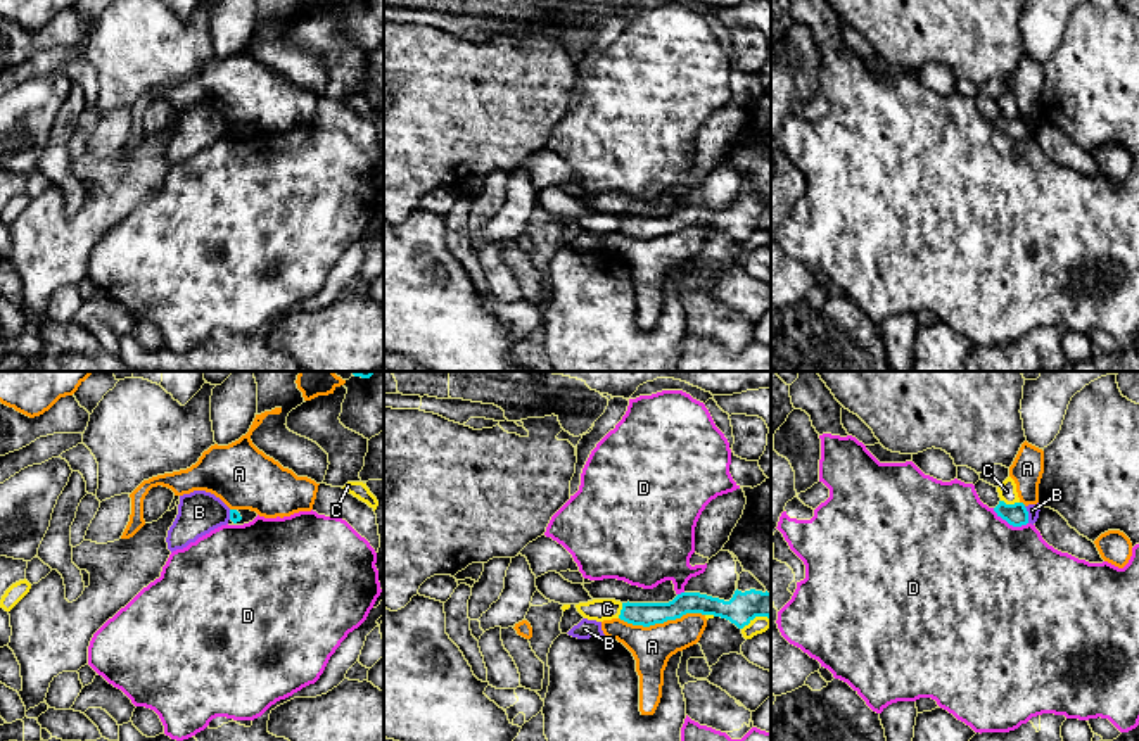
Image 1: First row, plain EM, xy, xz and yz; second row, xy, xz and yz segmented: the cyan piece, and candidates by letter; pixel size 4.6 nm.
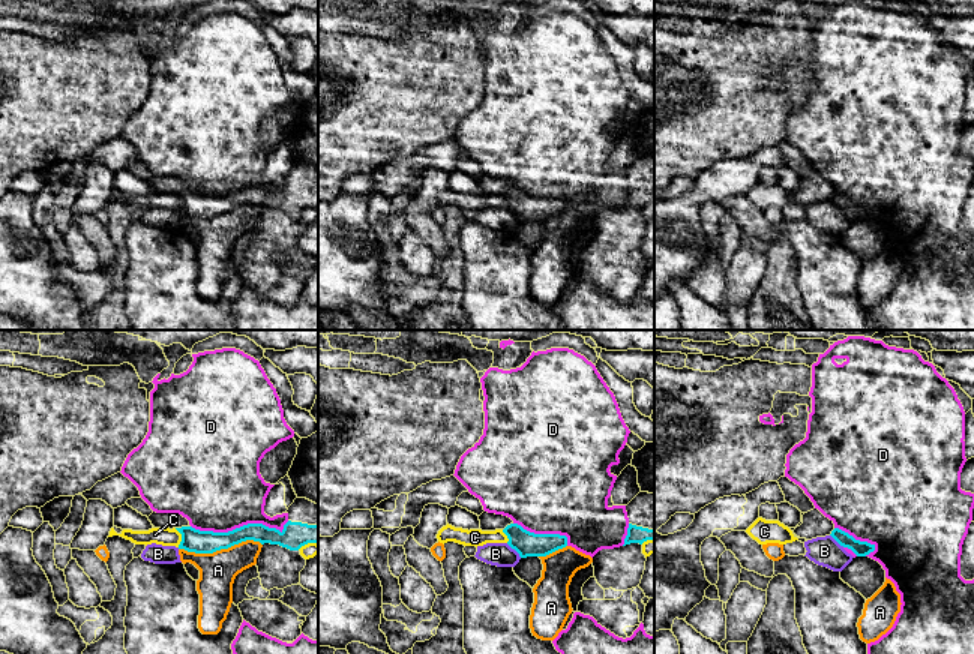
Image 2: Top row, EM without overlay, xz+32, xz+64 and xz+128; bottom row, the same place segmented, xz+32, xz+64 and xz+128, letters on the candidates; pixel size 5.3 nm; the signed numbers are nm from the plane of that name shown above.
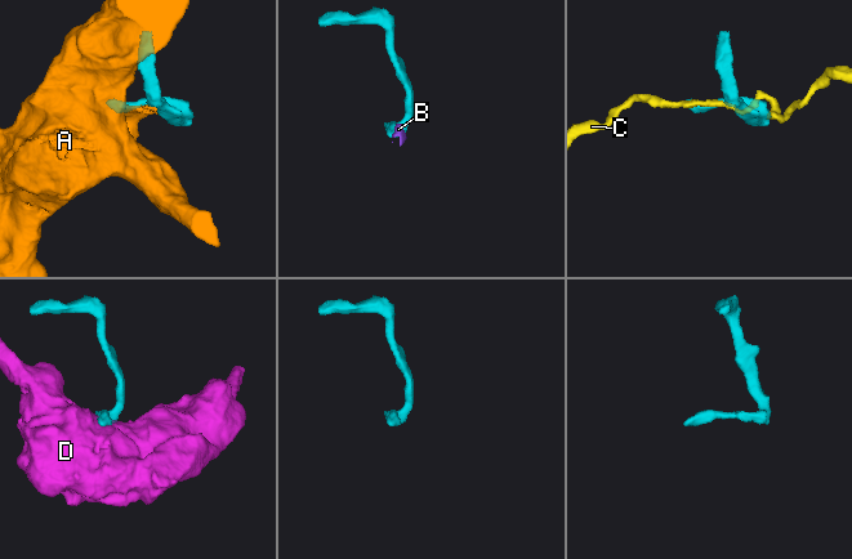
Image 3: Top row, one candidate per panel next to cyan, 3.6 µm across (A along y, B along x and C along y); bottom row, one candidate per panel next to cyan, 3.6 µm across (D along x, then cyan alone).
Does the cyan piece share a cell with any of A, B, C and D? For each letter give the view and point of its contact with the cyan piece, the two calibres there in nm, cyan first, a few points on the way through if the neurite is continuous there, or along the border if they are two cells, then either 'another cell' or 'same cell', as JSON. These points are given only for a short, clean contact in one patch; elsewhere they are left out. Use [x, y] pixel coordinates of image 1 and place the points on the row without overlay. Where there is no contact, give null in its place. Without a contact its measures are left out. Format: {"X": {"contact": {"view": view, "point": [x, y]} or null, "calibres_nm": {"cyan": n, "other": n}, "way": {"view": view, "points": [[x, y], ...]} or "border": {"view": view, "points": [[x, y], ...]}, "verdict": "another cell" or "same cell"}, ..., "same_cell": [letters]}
{"A": {"contact": {"view": "xz", "point": [661, 235]}, "calibres_nm": {"cyan": 110, "other": 190}, "verdict": "another cell"}, "B": {"contact": {"view": "yz", "point": [1027, 128]}, "calibres_nm": {"cyan": 110, "other": 50}, "border": {"view": "yz", "points": [[1024, 120], [1029, 135]]}, "verdict": "another cell"}, "C": {"contact": {"view": "yz", "point": [1010, 118]}, "calibres_nm": {"cyan": 110, "other": 80}, "verdict": "another cell"}, "D": {"contact": {"view": "yz", "point": [1010, 137]}, "calibres_nm": {"cyan": 110, "other": 500}, "verdict": "another cell"}, "same_cell": []}

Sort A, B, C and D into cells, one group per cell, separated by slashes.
A / B / C / D

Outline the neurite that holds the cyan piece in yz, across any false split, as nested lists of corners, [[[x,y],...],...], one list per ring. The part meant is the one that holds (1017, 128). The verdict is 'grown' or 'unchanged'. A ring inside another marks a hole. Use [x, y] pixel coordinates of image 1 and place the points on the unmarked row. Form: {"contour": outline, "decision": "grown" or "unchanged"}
{"contour": [[[999,114],[994,124],[1013,140],[1028,136],[1028,124],[1023,116],[1006,117],[1004,114]]], "decision": "unchanged"}

